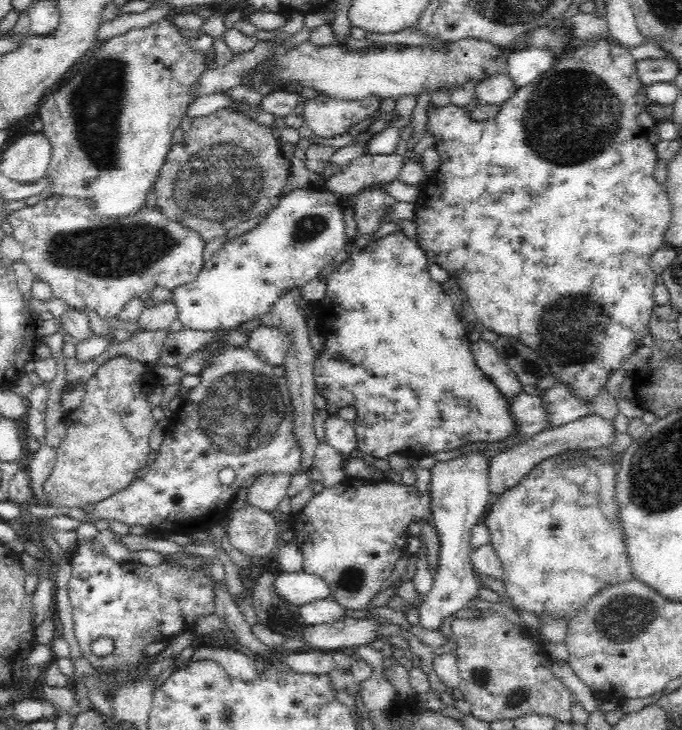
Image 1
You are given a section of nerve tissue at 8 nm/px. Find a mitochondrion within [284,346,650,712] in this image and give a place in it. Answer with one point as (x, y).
(352, 579)

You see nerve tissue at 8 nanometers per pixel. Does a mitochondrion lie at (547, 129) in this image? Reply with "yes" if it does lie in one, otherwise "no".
yes

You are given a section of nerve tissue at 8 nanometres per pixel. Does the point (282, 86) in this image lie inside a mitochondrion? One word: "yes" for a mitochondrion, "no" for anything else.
no

